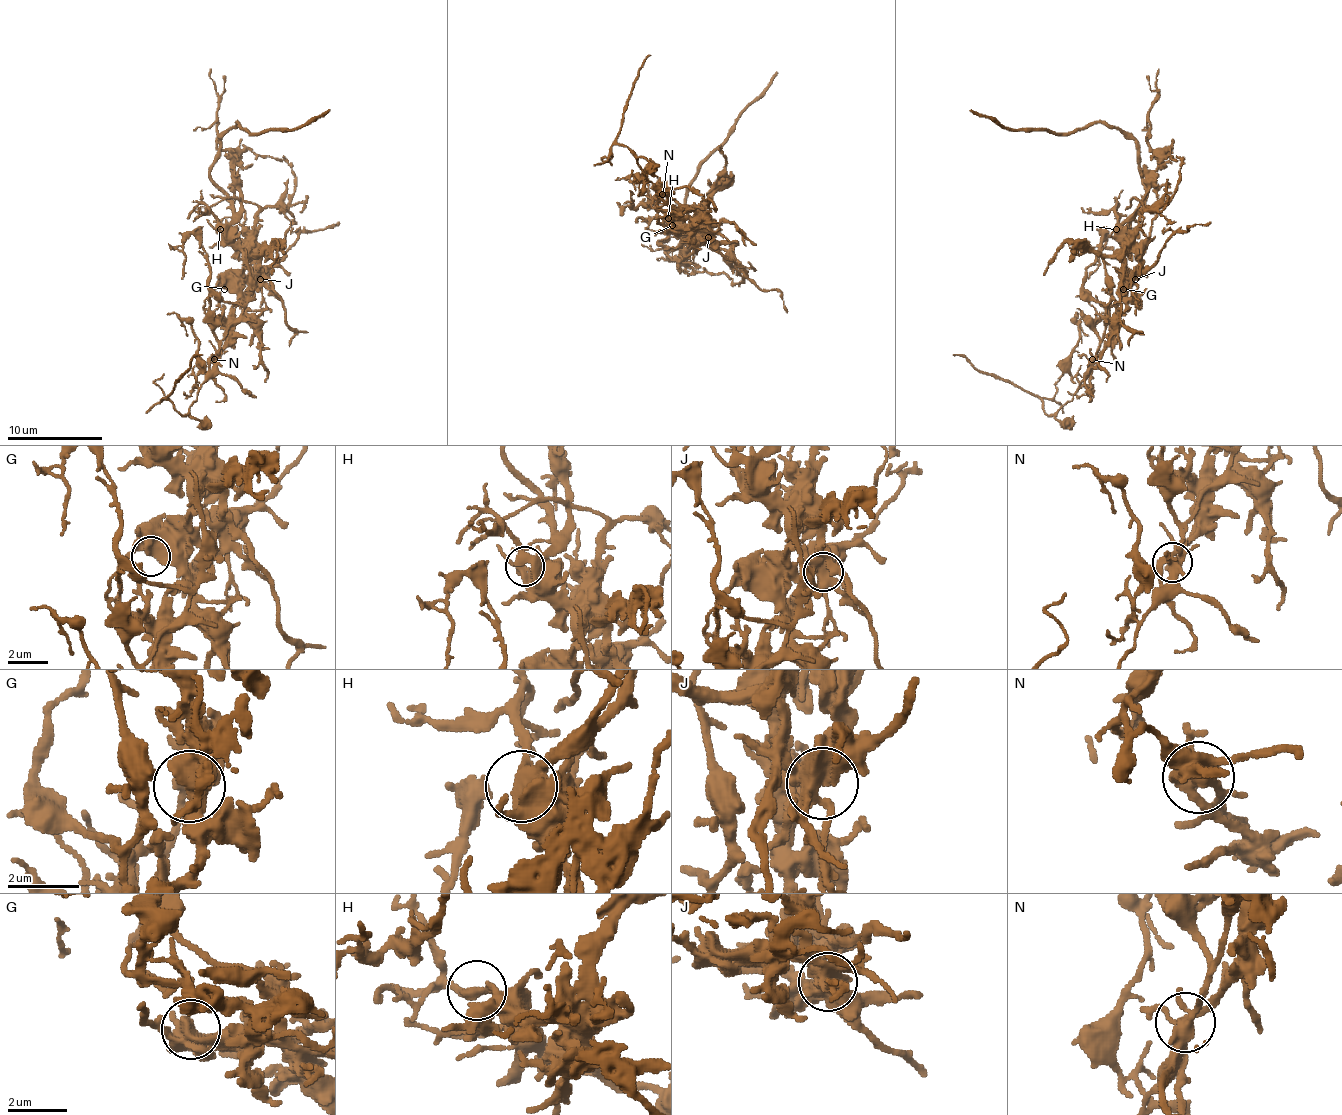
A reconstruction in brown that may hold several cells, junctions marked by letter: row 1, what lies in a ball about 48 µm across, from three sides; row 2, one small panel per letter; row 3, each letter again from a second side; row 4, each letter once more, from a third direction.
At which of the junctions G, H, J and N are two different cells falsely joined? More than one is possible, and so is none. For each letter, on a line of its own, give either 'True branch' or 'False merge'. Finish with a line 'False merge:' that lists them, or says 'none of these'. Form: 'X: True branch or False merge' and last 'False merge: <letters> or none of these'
G: True branch
H: True branch
J: True branch
N: False merge
False merge: N

